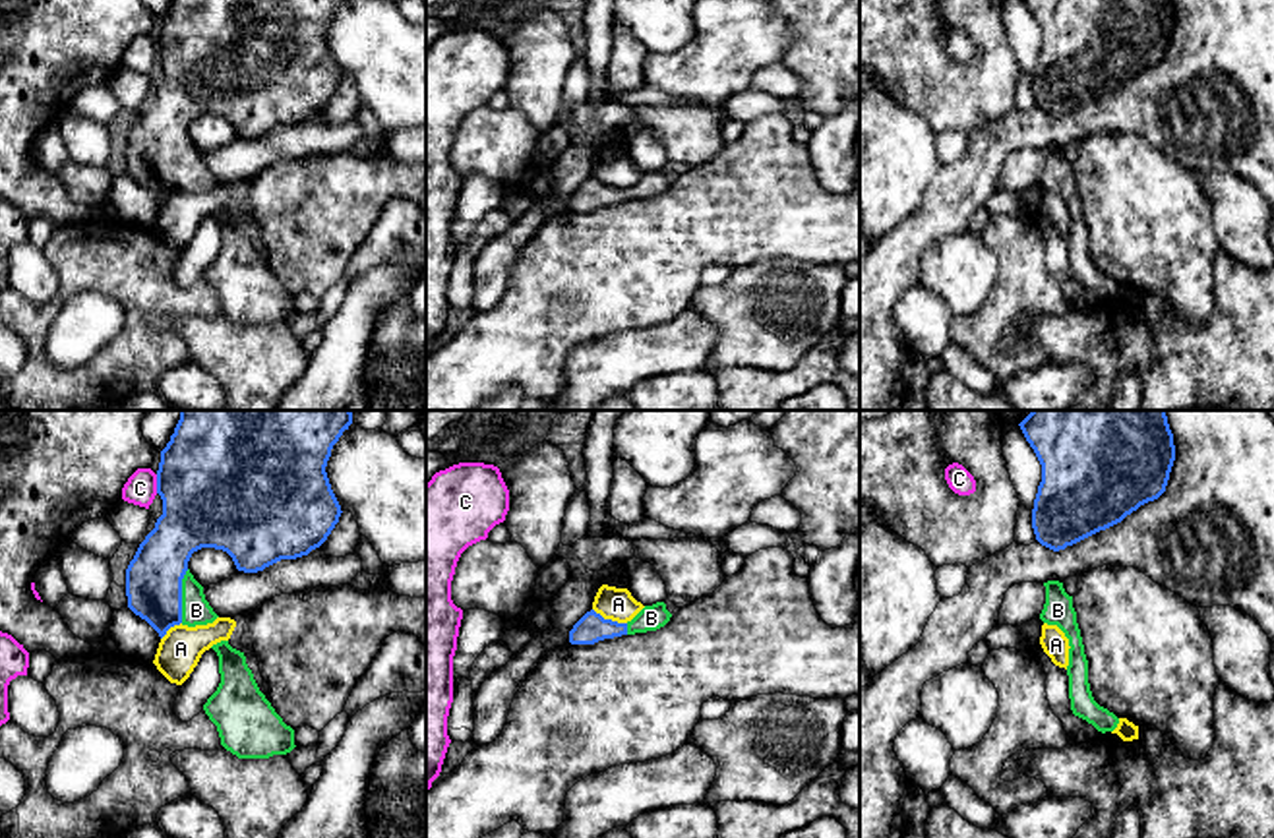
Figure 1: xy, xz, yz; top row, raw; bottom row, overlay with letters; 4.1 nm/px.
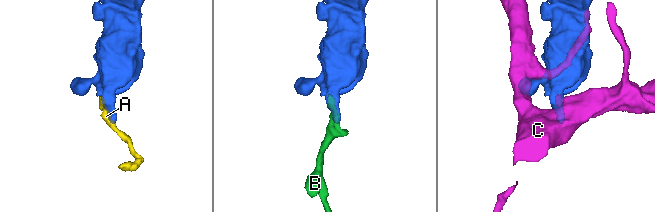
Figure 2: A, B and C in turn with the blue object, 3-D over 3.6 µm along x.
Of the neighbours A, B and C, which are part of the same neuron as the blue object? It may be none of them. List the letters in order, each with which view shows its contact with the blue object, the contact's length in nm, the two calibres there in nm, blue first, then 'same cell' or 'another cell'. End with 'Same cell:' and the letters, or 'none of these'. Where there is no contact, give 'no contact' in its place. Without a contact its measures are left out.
A: contact in xz; length 160 nm; calibres 120 and 140 nm; another cell
B: contact in xy; length 220 nm; calibres 240 and 120 nm; same cell
C: contact in xy; length 80 nm; calibres 480 and 130 nm; another cell
Same cell: B

